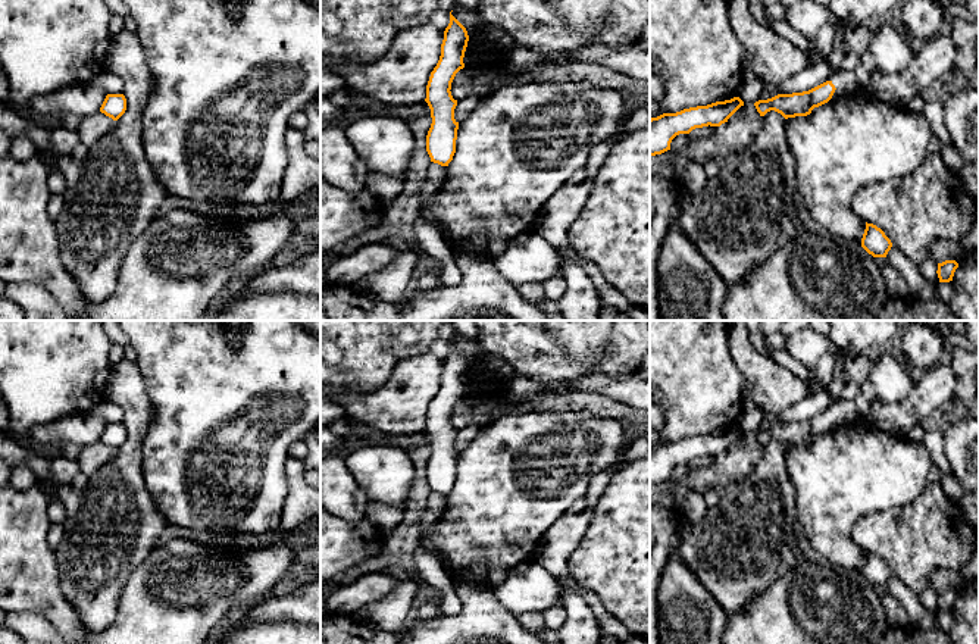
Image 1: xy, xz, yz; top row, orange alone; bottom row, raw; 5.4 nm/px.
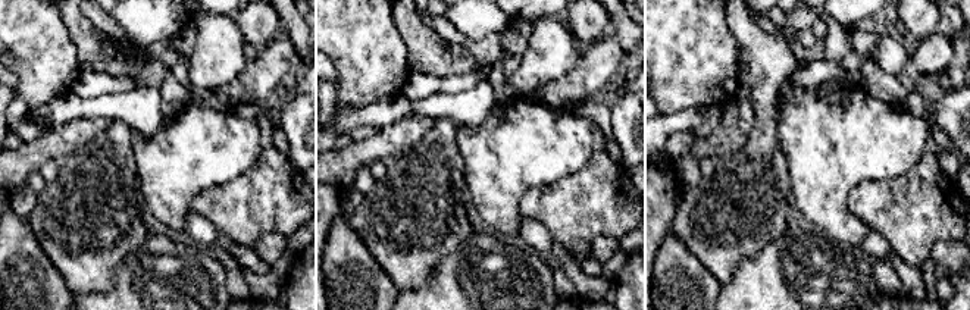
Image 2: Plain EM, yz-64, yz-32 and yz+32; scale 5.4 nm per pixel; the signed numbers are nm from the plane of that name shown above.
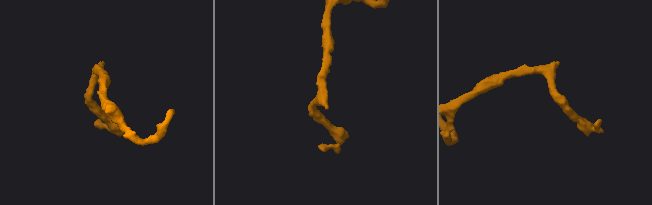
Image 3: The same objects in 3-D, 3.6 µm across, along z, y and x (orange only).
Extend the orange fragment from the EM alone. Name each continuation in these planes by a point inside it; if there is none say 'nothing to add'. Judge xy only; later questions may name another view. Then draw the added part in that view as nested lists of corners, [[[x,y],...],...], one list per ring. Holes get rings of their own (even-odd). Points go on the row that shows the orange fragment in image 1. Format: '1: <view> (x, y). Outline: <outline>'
nothing to add

